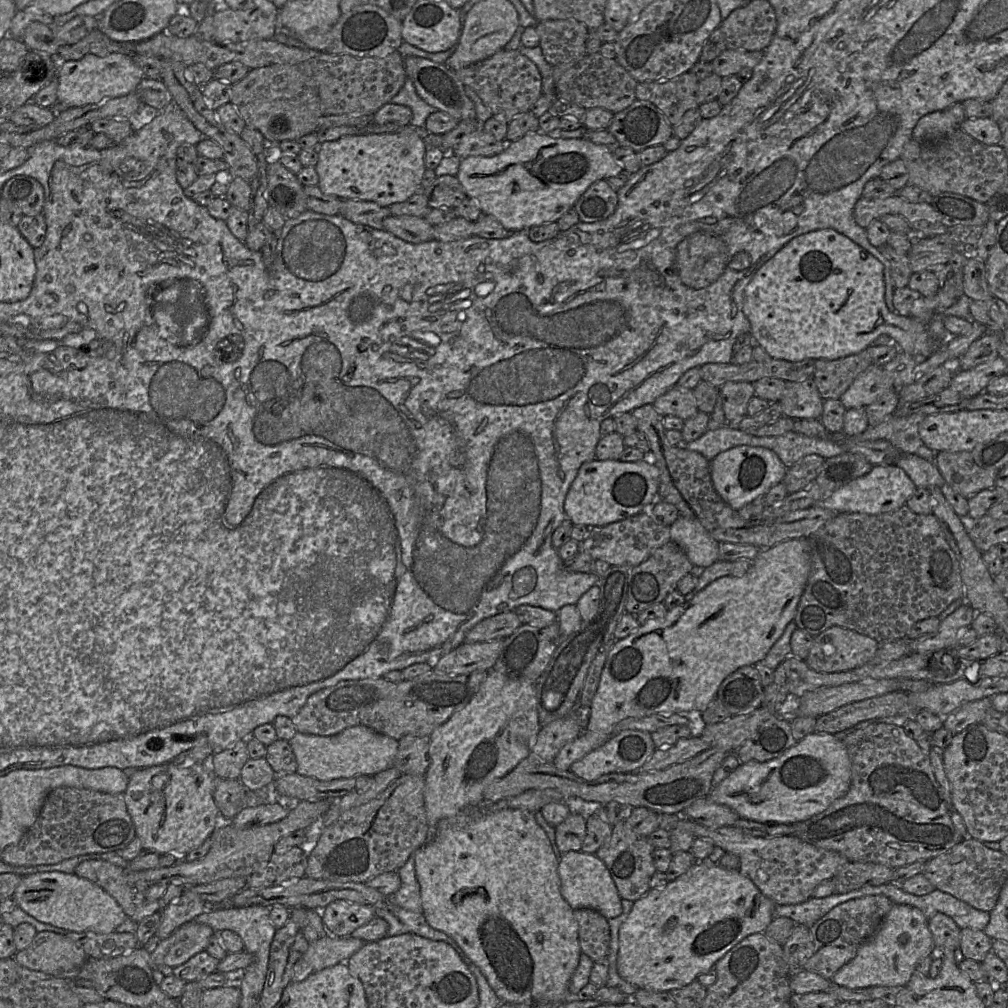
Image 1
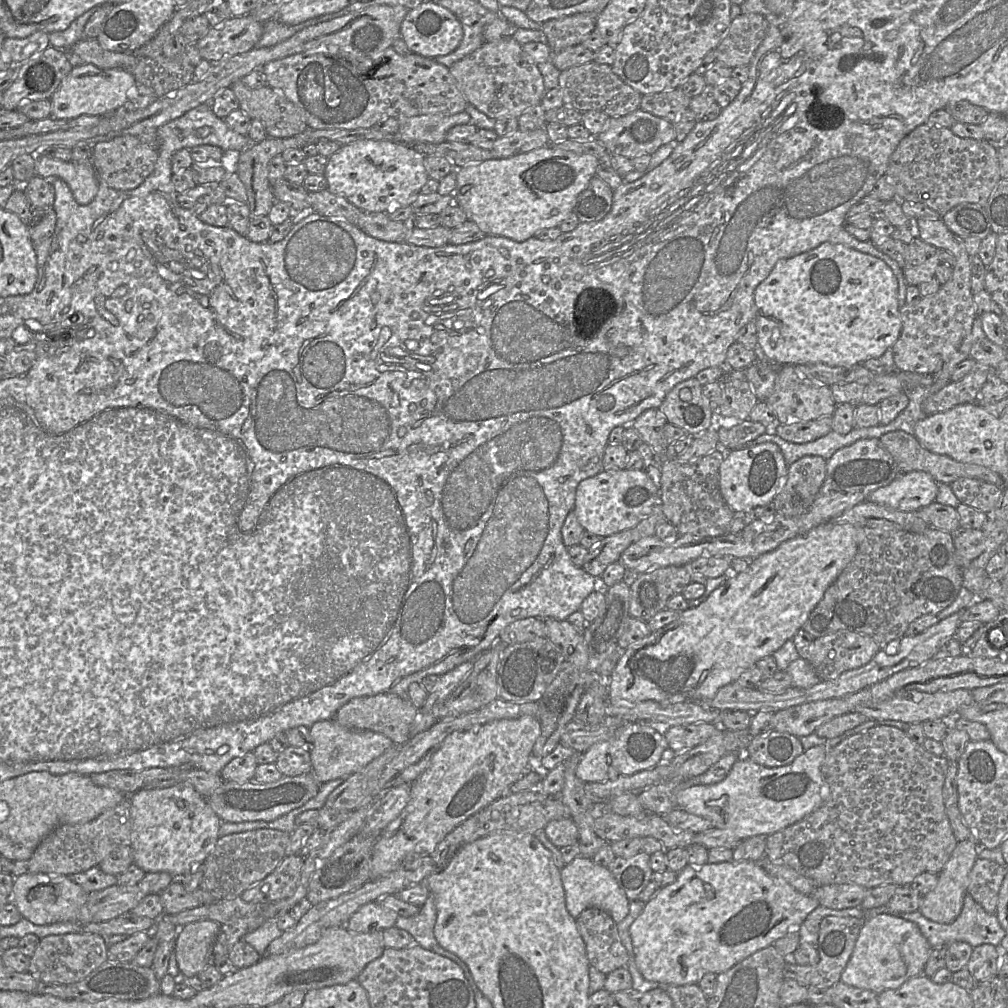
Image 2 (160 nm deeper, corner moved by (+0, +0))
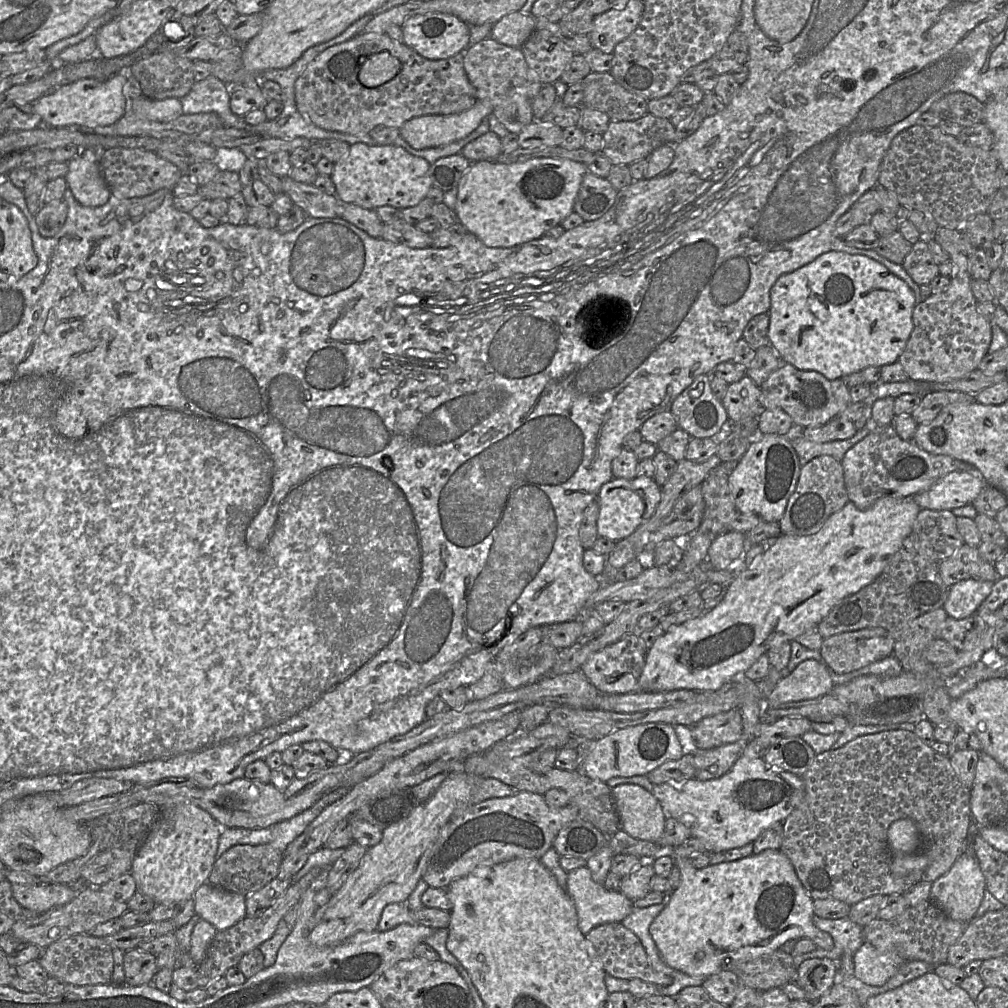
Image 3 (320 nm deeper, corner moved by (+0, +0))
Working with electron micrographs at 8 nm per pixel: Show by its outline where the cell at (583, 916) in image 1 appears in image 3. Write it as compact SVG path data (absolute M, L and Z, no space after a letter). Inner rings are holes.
M621 922L598 925L585 936L594 947L606 974L626 980L637 978L661 987L672 984L673 978L670 975L657 972L653 969L640 939Z

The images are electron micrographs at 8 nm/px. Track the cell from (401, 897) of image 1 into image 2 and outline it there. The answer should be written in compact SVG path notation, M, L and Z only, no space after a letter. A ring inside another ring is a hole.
M430 892L424 905L420 907L418 914L411 917L399 915L395 925L410 933L418 945L434 952L433 948L438 944L434 936L436 919L437 910L434 904L434 896Z

